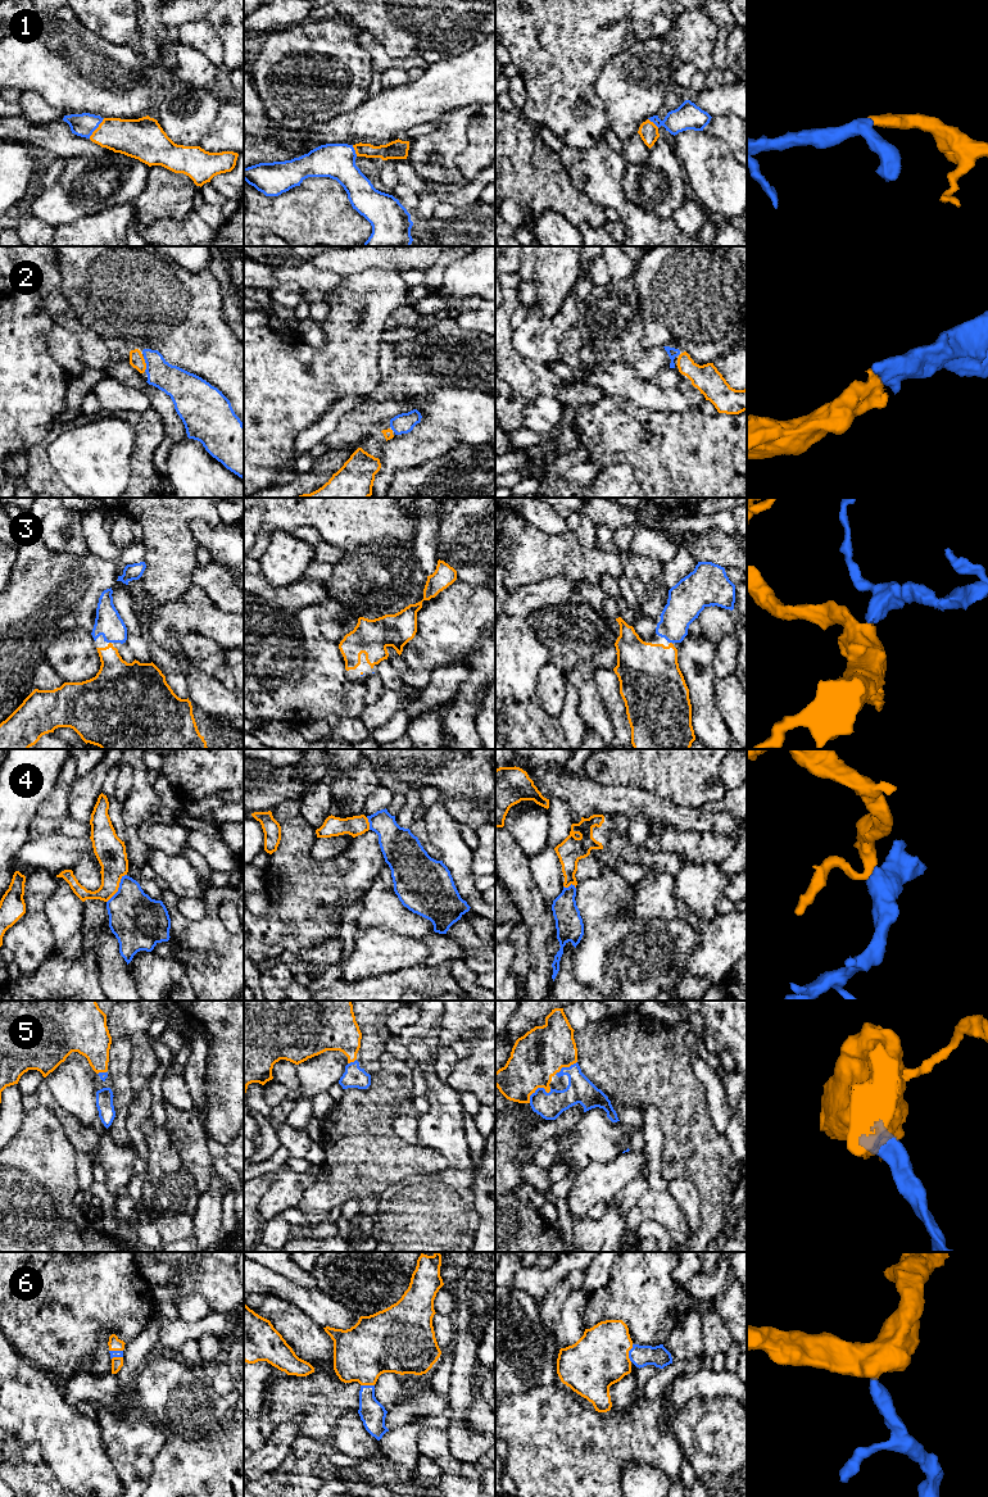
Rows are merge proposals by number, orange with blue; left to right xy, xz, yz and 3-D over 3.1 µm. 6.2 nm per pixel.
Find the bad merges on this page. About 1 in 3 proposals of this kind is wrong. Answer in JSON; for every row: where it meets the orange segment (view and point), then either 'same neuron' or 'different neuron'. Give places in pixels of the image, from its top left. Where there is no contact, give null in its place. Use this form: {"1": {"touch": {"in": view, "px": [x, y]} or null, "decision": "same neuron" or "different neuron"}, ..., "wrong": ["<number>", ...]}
{"1": {"touch": {"in": "xy", "px": [96, 128]}, "decision": "same neuron"}, "2": {"touch": {"in": "xy", "px": [145, 364]}, "decision": "same neuron"}, "3": {"touch": {"in": "yz", "px": [671, 643]}, "decision": "same neuron"}, "4": {"touch": {"in": "xy", "px": [118, 887]}, "decision": "different neuron"}, "5": {"touch": {"in": "yz", "px": [538, 1087]}, "decision": "same neuron"}, "6": {"touch": {"in": "yz", "px": [628, 1353]}, "decision": "same neuron"}, "wrong": ["4"]}

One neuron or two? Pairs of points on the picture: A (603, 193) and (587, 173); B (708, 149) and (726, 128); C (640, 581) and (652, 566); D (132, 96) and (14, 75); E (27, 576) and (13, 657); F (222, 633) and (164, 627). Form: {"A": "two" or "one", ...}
{"A": "one", "B": "two", "C": "one", "D": "one", "E": "one", "F": "one"}

